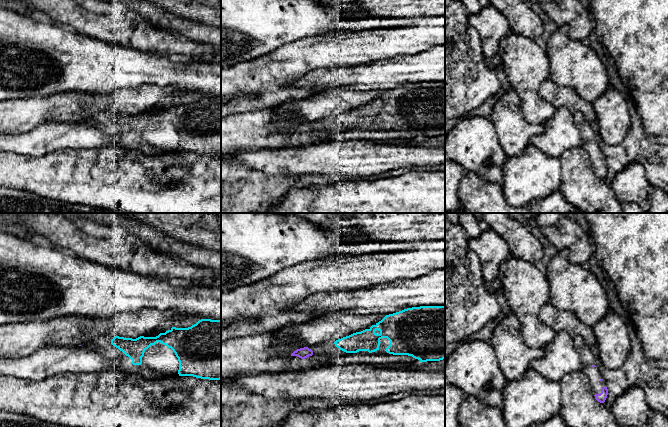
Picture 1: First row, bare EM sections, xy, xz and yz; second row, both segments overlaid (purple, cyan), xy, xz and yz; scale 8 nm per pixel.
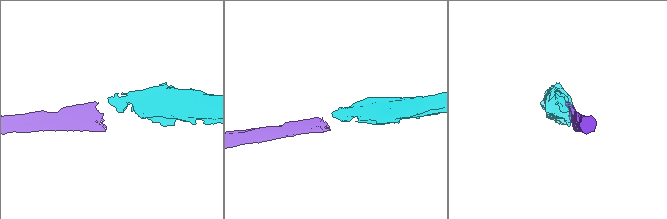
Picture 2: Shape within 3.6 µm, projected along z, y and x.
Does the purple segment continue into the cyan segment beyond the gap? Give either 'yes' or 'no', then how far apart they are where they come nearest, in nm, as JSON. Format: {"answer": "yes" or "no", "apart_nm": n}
{"answer": "yes", "apart_nm": 190}

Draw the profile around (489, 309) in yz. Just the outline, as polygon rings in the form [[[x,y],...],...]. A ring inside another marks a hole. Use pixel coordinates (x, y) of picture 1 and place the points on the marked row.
[[[445,214],[445,342],[460,343],[468,339],[501,314],[501,306],[483,278],[481,261],[469,247],[469,239],[466,230],[460,224],[452,223]]]

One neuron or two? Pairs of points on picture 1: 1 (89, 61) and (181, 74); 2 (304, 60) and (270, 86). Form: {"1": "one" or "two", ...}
{"1": "one", "2": "one"}

